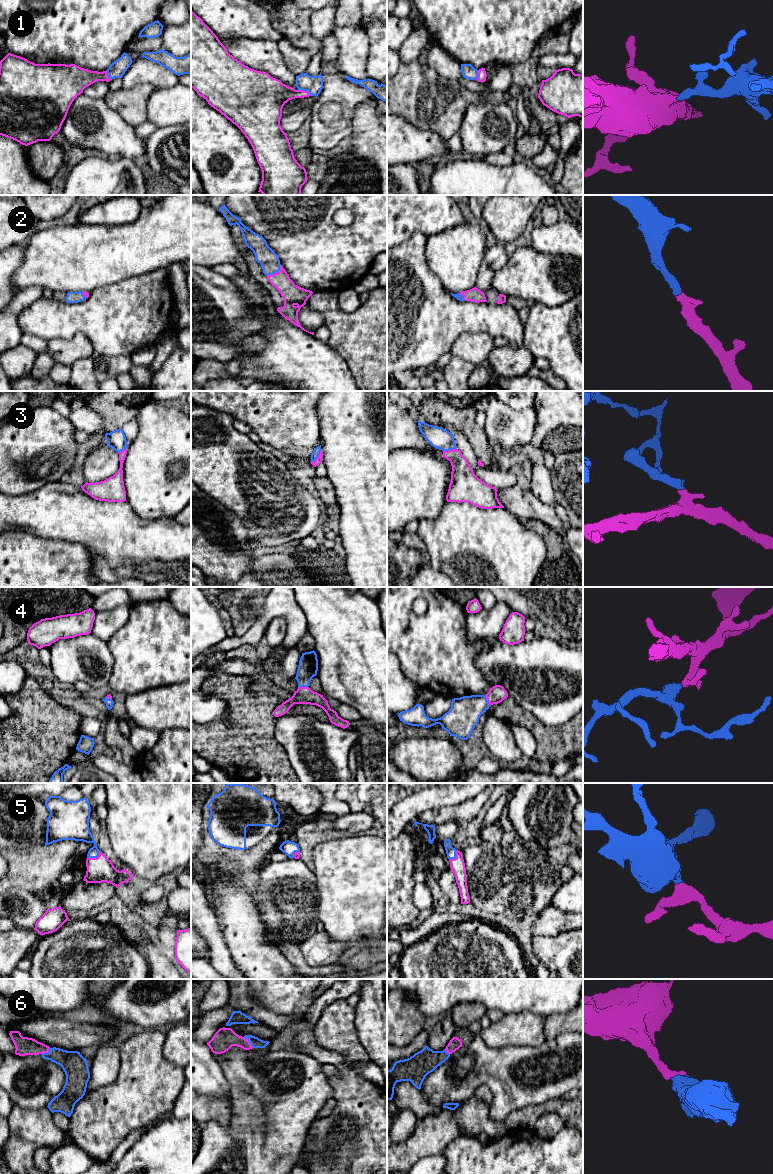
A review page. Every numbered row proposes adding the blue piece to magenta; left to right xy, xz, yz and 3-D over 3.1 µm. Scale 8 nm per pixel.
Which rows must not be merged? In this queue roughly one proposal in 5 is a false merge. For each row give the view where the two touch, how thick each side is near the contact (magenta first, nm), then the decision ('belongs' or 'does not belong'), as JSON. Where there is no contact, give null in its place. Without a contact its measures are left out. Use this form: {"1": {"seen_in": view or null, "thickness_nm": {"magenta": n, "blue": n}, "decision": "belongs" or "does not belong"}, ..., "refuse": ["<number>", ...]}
{"1": {"seen_in": "xz", "thickness_nm": {"magenta": 220, "blue": 140}, "decision": "belongs"}, "2": {"seen_in": "xz", "thickness_nm": {"magenta": 160, "blue": 160}, "decision": "belongs"}, "3": {"seen_in": "xz", "thickness_nm": {"magenta": 50, "blue": 60}, "decision": "belongs"}, "4": {"seen_in": "yz", "thickness_nm": {"magenta": 140, "blue": 240}, "decision": "belongs"}, "5": {"seen_in": "xy", "thickness_nm": {"magenta": 200, "blue": 160}, "decision": "belongs"}, "6": {"seen_in": "xz", "thickness_nm": {"magenta": 170, "blue": 90}, "decision": "belongs"}, "refuse": []}

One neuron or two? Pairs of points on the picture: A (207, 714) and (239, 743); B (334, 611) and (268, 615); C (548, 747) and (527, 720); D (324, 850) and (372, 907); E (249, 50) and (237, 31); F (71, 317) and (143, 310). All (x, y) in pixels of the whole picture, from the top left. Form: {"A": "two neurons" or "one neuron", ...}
{"A": "two neurons", "B": "two neurons", "C": "one neuron", "D": "one neuron", "E": "two neurons", "F": "one neuron"}

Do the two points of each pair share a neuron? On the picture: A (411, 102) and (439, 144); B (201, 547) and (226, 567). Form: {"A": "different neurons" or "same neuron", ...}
{"A": "different neurons", "B": "same neuron"}

